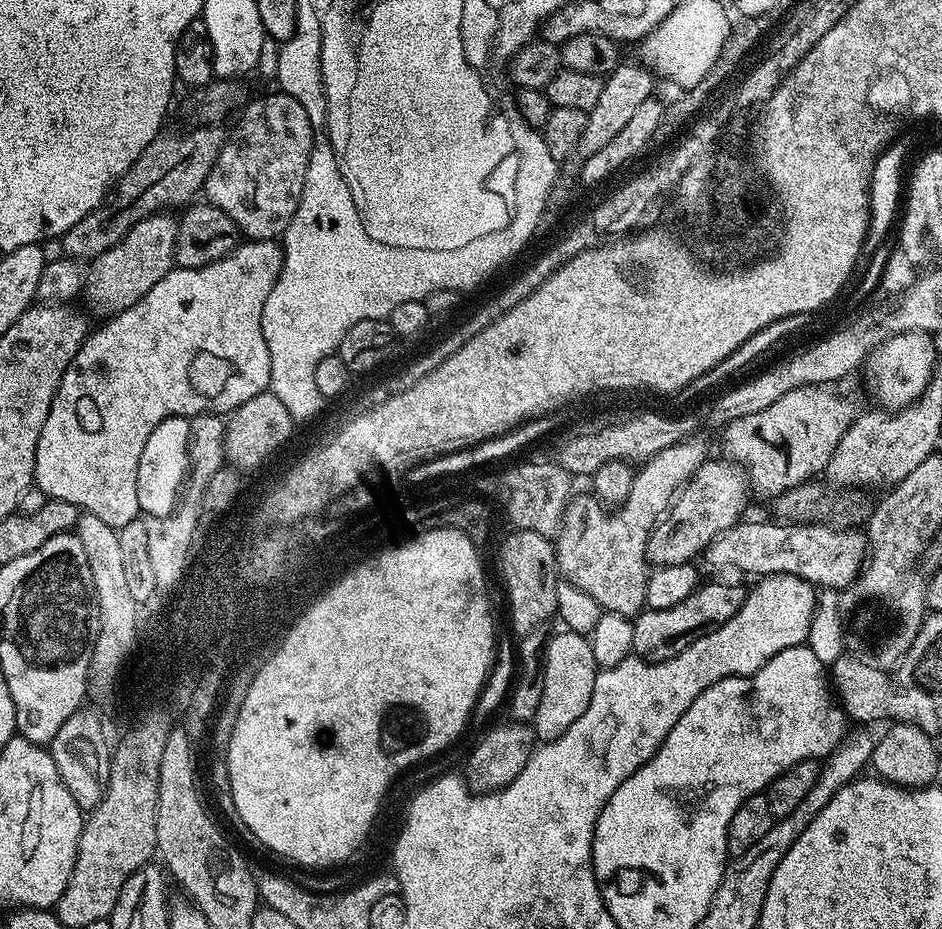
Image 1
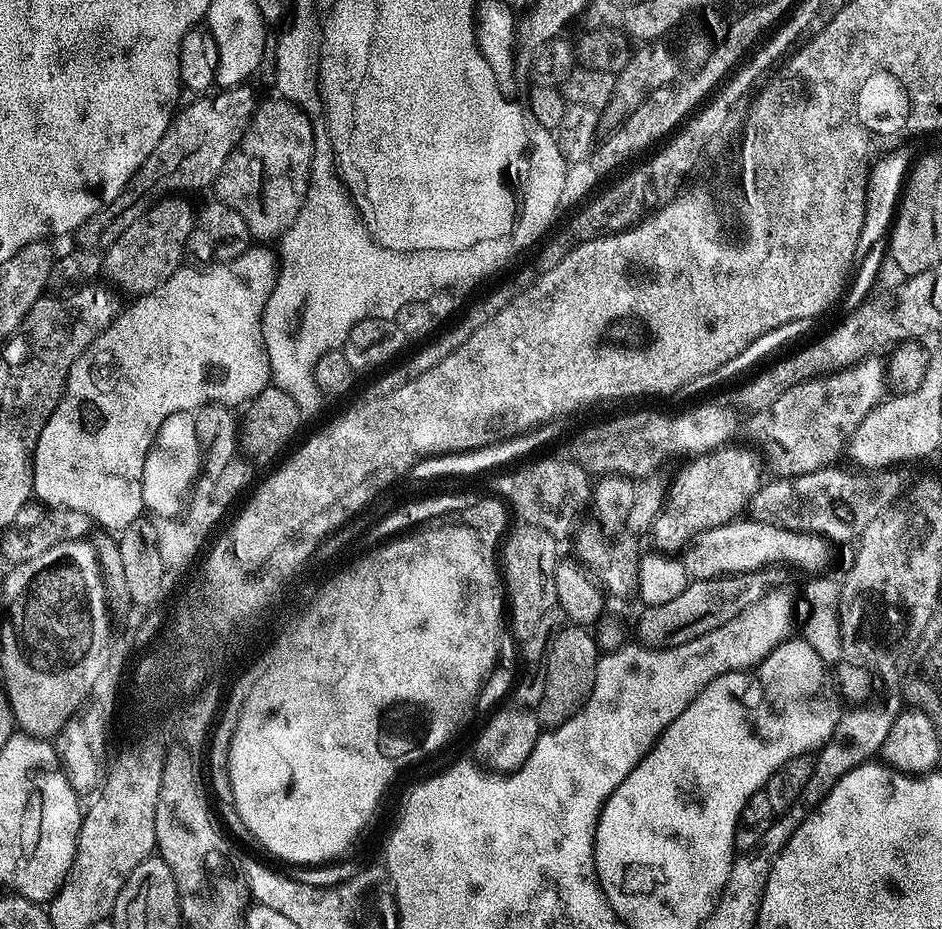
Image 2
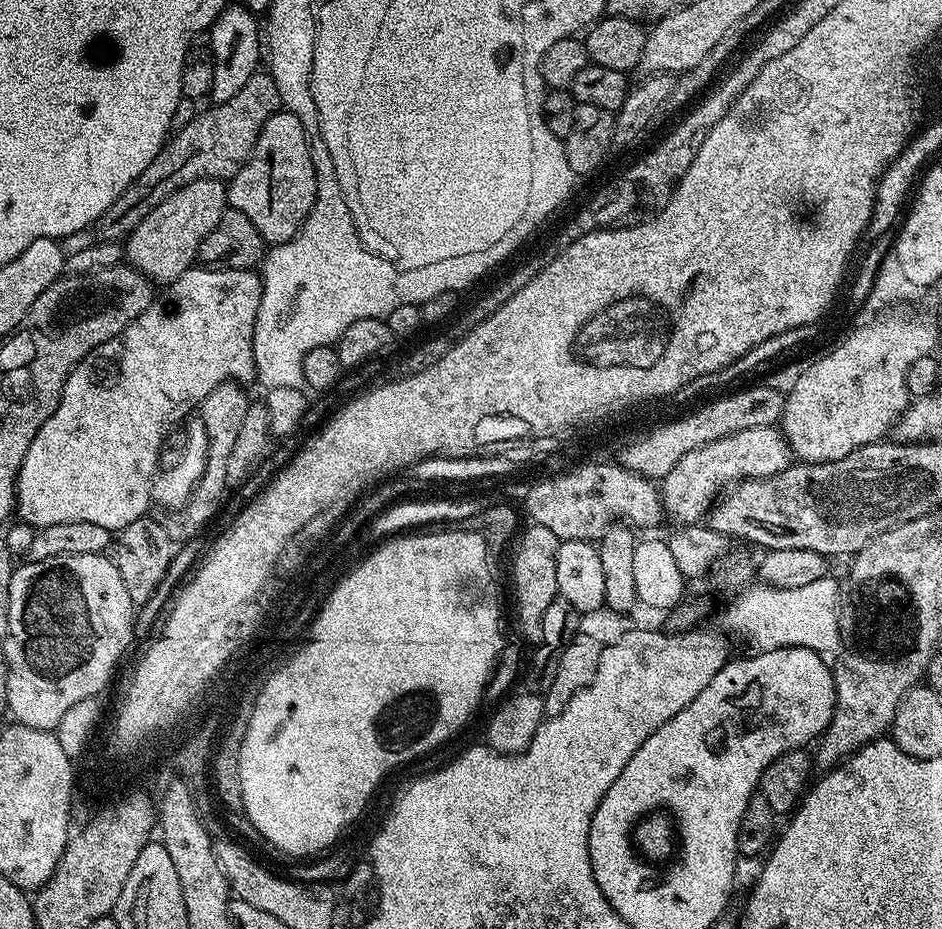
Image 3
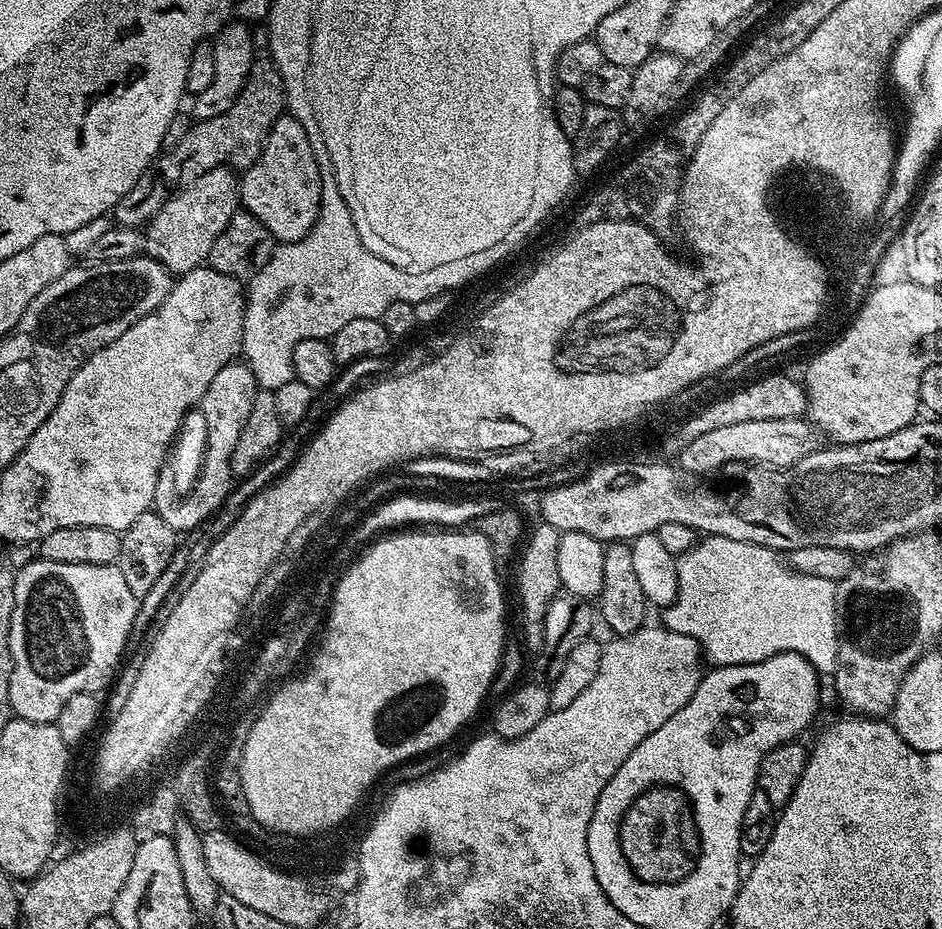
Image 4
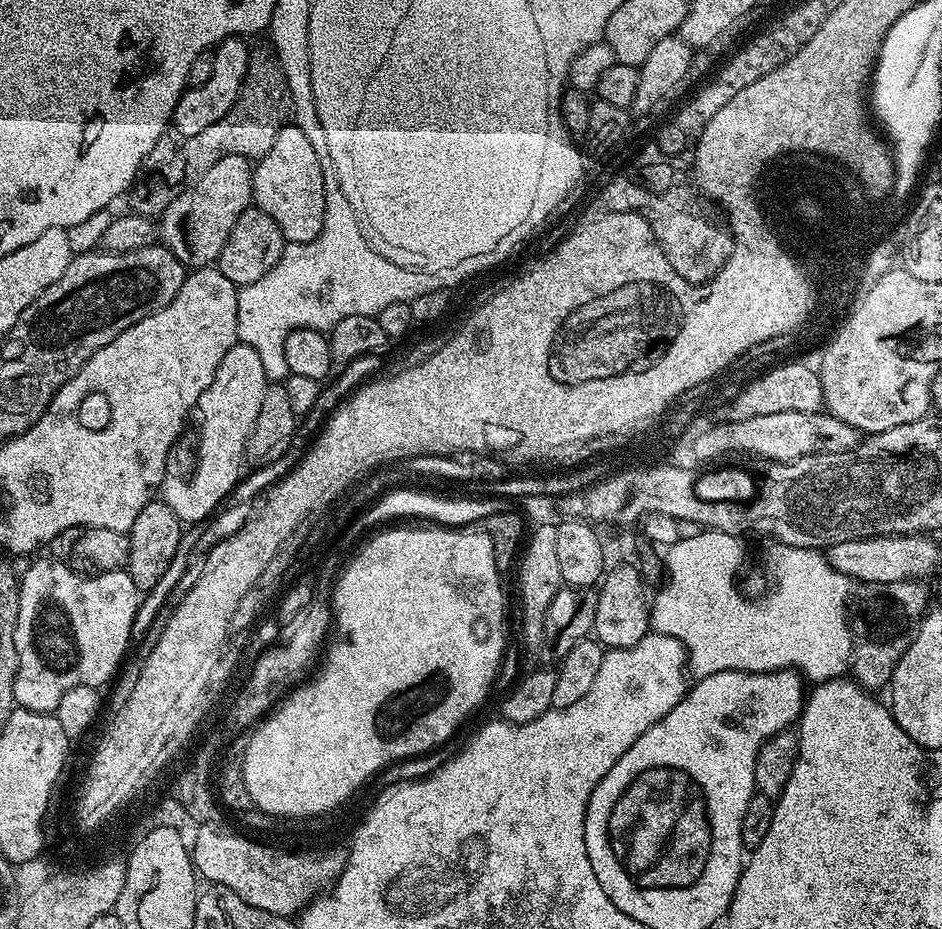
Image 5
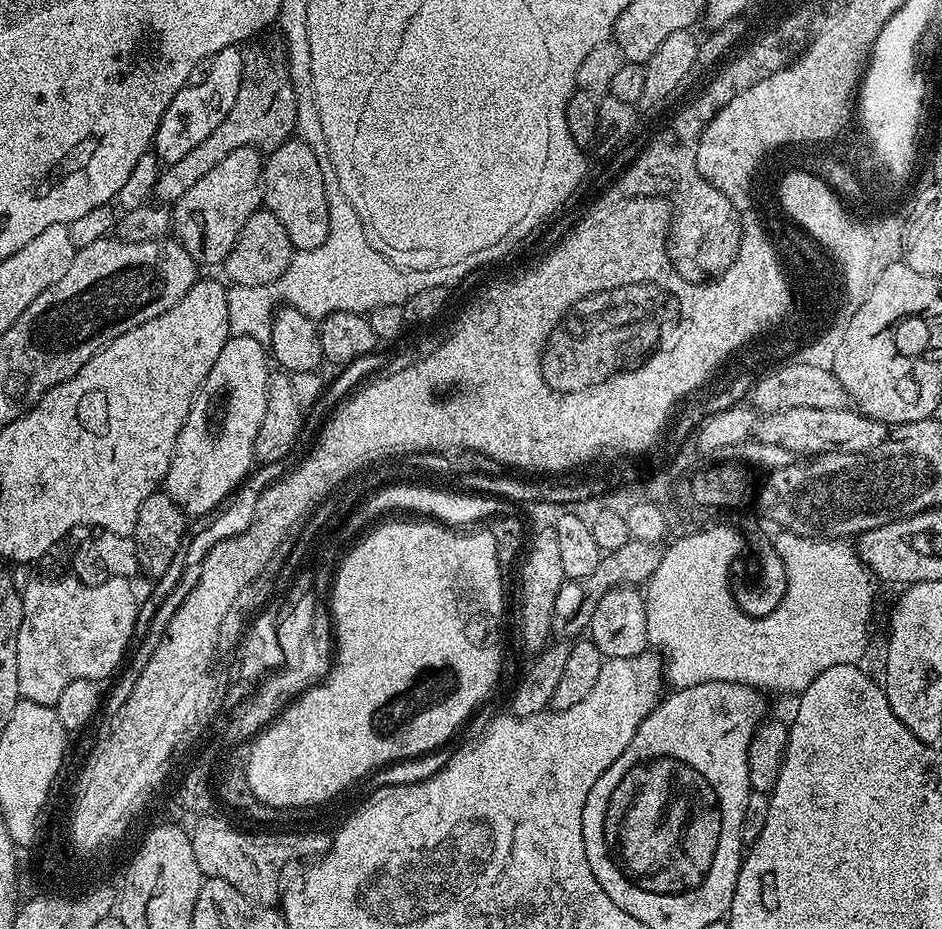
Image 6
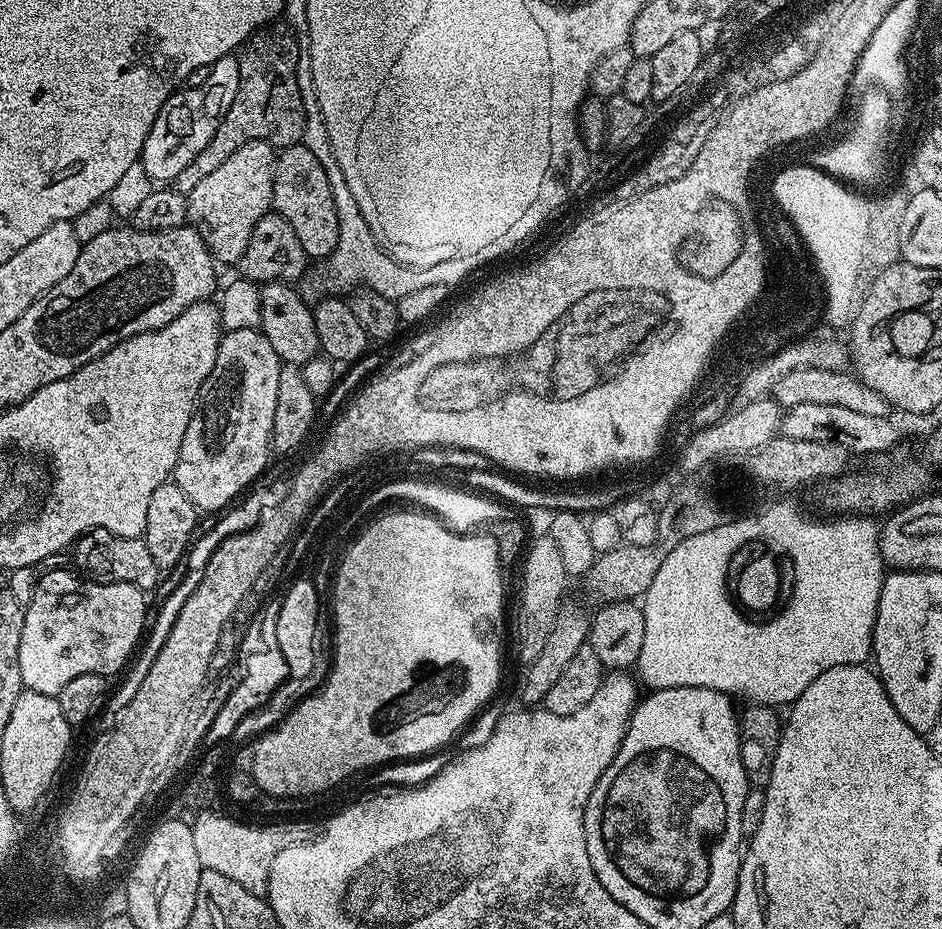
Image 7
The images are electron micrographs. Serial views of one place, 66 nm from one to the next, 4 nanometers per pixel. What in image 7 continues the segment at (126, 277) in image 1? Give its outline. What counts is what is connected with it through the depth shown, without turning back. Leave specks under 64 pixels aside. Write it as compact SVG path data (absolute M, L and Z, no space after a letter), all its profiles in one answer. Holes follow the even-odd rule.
M267 140L246 142L238 146L238 150L234 150L234 154L226 158L226 162L222 162L222 166L217 166L207 178L202 178L202 182L198 182L198 186L194 186L192 192L187 193L187 223L200 235L217 265L239 265L242 254L246 250L246 242L250 242L250 234L254 234L254 226L258 226L258 218L262 218L272 208L277 155L277 149Z

